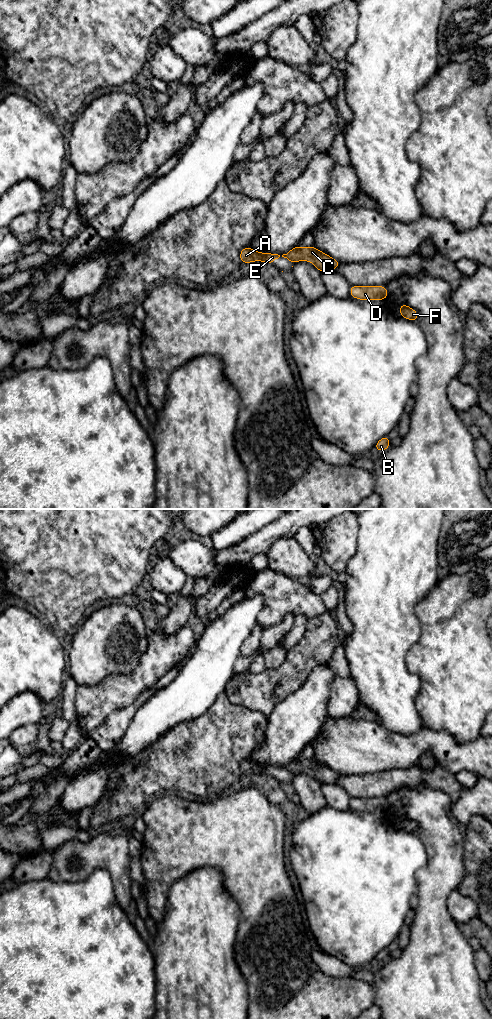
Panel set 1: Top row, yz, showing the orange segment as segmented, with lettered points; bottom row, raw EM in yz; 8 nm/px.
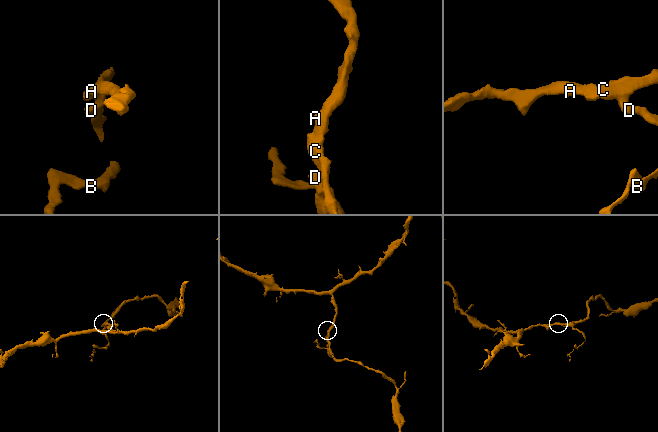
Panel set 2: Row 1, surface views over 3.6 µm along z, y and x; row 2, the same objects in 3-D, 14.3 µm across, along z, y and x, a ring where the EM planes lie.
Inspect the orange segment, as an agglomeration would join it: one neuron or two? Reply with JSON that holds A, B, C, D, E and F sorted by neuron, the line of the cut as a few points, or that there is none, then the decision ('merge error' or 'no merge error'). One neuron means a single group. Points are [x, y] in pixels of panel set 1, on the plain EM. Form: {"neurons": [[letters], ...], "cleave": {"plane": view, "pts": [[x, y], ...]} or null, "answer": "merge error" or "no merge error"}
{"neurons": [["A", "B", "C", "D", "E", "F"]], "cleave": null, "answer": "no merge error"}

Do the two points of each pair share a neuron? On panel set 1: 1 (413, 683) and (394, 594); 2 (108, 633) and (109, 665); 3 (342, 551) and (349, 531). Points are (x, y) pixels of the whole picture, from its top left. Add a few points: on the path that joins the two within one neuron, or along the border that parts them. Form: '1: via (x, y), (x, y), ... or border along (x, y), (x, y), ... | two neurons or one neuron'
1: via (394, 661), (394, 616) | one neuron
2: via (109, 641), (109, 657) | one neuron
3: via (342, 546), (342, 538), (344, 536) | one neuron

